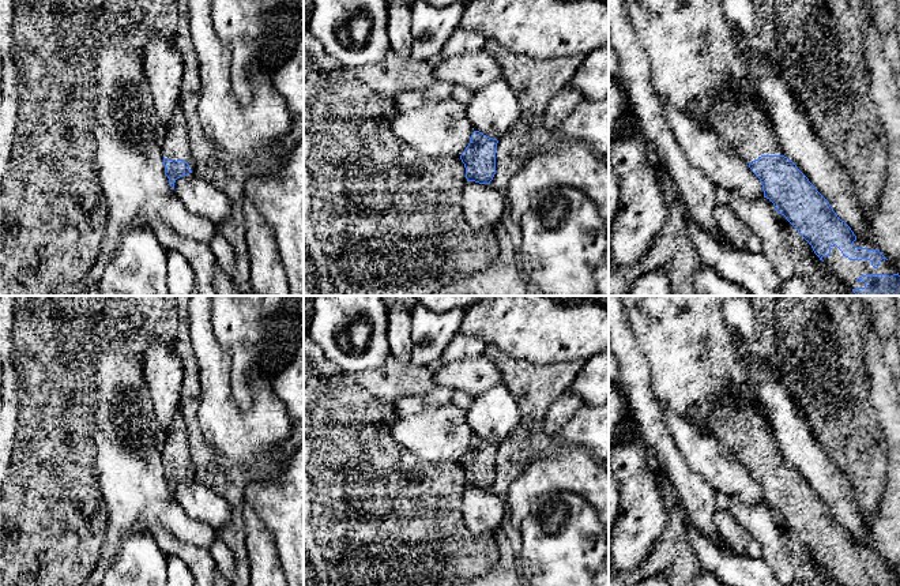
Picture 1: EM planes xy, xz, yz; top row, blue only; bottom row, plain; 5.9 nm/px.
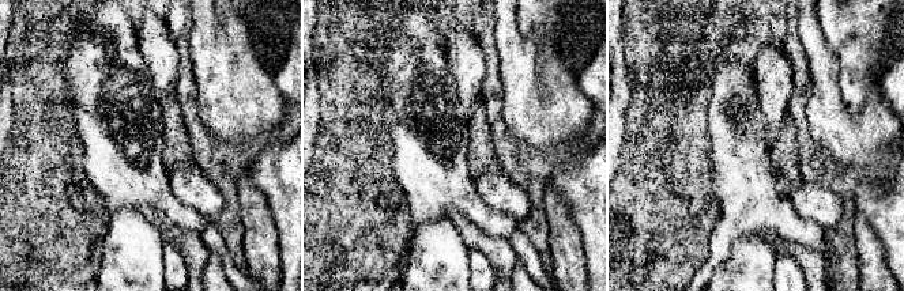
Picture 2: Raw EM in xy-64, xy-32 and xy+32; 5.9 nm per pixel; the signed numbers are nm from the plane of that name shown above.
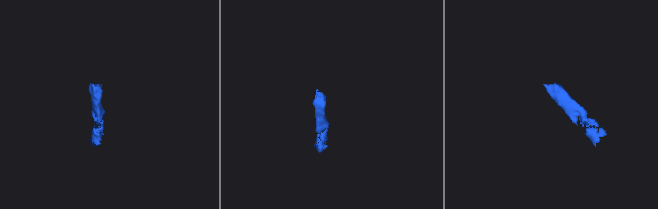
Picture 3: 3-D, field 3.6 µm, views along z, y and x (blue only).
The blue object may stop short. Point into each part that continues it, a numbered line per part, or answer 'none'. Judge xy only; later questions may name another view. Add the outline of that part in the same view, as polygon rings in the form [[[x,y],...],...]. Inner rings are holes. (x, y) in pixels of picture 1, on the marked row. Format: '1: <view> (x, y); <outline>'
1: xy (176, 146); [[[180,106],[174,110],[166,127],[167,129],[162,144],[162,155],[167,159],[184,159],[193,172],[195,161],[188,144],[188,125]]]

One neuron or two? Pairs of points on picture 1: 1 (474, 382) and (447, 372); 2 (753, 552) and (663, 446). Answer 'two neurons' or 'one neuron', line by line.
1: one neuron
2: two neurons

